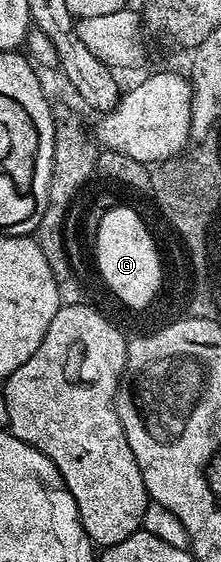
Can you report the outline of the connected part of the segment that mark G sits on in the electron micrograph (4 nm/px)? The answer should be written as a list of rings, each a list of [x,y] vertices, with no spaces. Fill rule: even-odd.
[[[126,205],[115,209],[107,208],[98,223],[98,234],[95,236],[93,260],[96,262],[96,273],[107,290],[111,289],[123,306],[132,303],[151,301],[151,287],[156,281],[156,259],[154,248],[148,247],[146,230],[150,227],[140,214]]]

